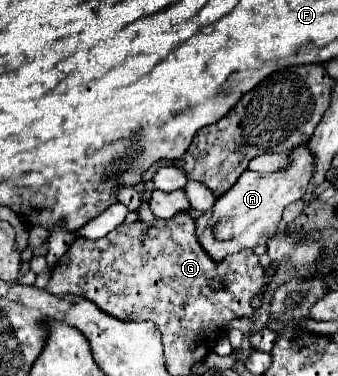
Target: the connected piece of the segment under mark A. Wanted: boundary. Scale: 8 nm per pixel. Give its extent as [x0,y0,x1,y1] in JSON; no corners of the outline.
[196,142,316,262]

